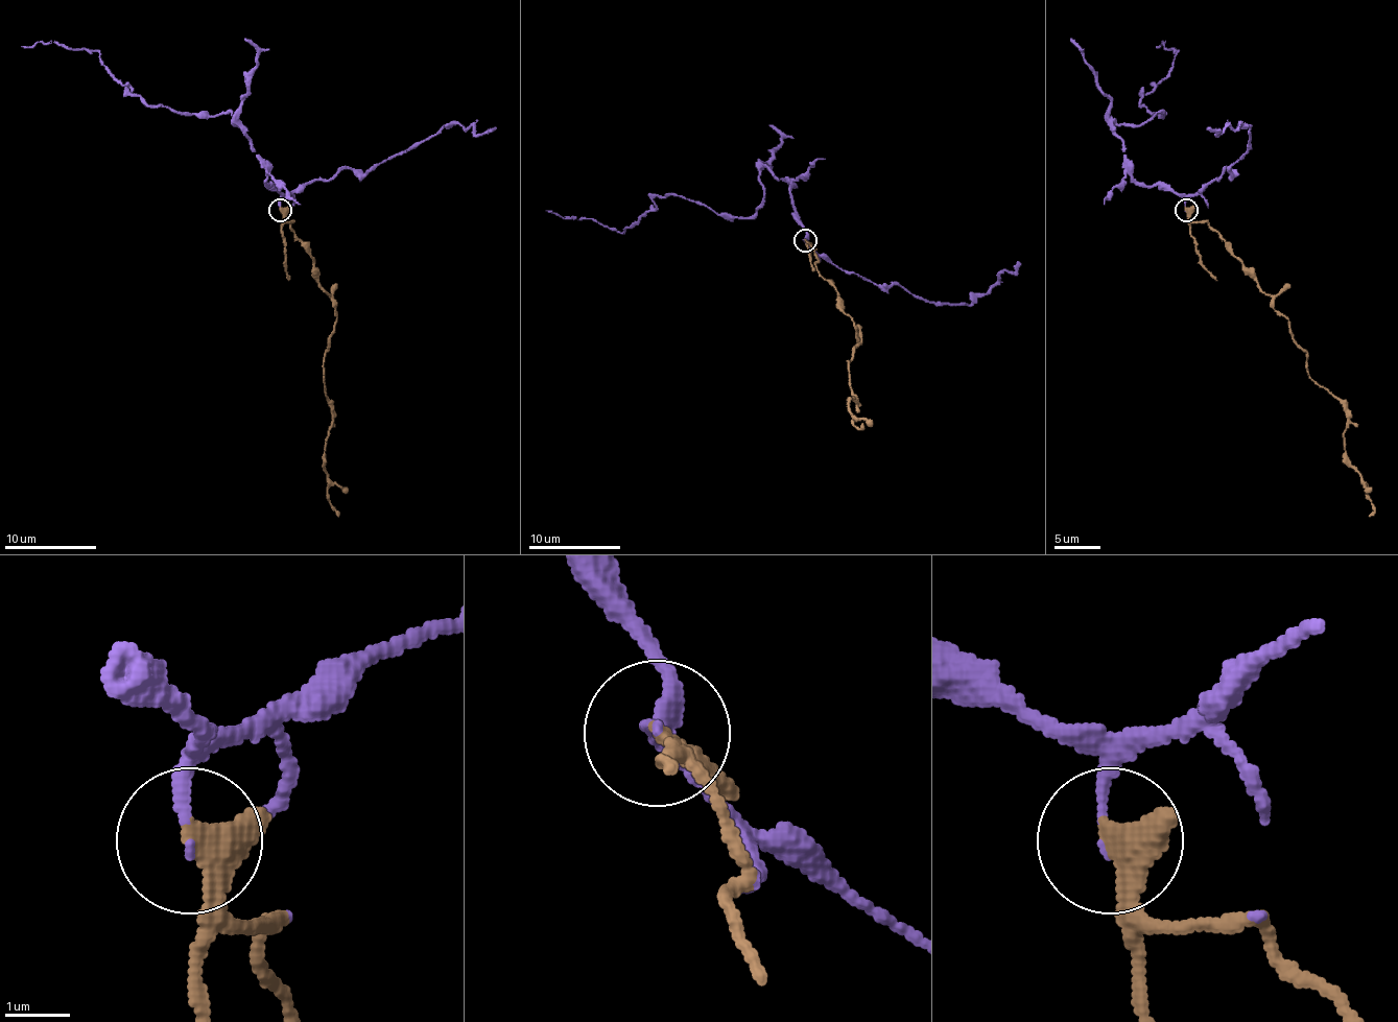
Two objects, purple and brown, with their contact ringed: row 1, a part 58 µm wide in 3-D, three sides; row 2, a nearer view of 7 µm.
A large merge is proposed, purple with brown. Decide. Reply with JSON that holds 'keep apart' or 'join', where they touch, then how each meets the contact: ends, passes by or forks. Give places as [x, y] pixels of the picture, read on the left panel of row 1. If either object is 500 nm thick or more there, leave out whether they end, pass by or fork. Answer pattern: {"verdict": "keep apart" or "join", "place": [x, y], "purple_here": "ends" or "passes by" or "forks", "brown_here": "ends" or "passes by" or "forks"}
{"verdict": "join", "place": [280, 210], "purple_here": "ends", "brown_here": "passes by"}

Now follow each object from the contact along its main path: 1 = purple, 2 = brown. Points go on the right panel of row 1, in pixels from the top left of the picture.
1: (1184, 211), (1182, 196), (1134, 179), (1113, 125), (1163, 116), (1140, 104), (1177, 51), (1165, 42), (1157, 47)
2: (1186, 211), (1272, 298), (1306, 353), (1306, 372), (1341, 402), (1345, 461), (1361, 477), (1369, 517)

